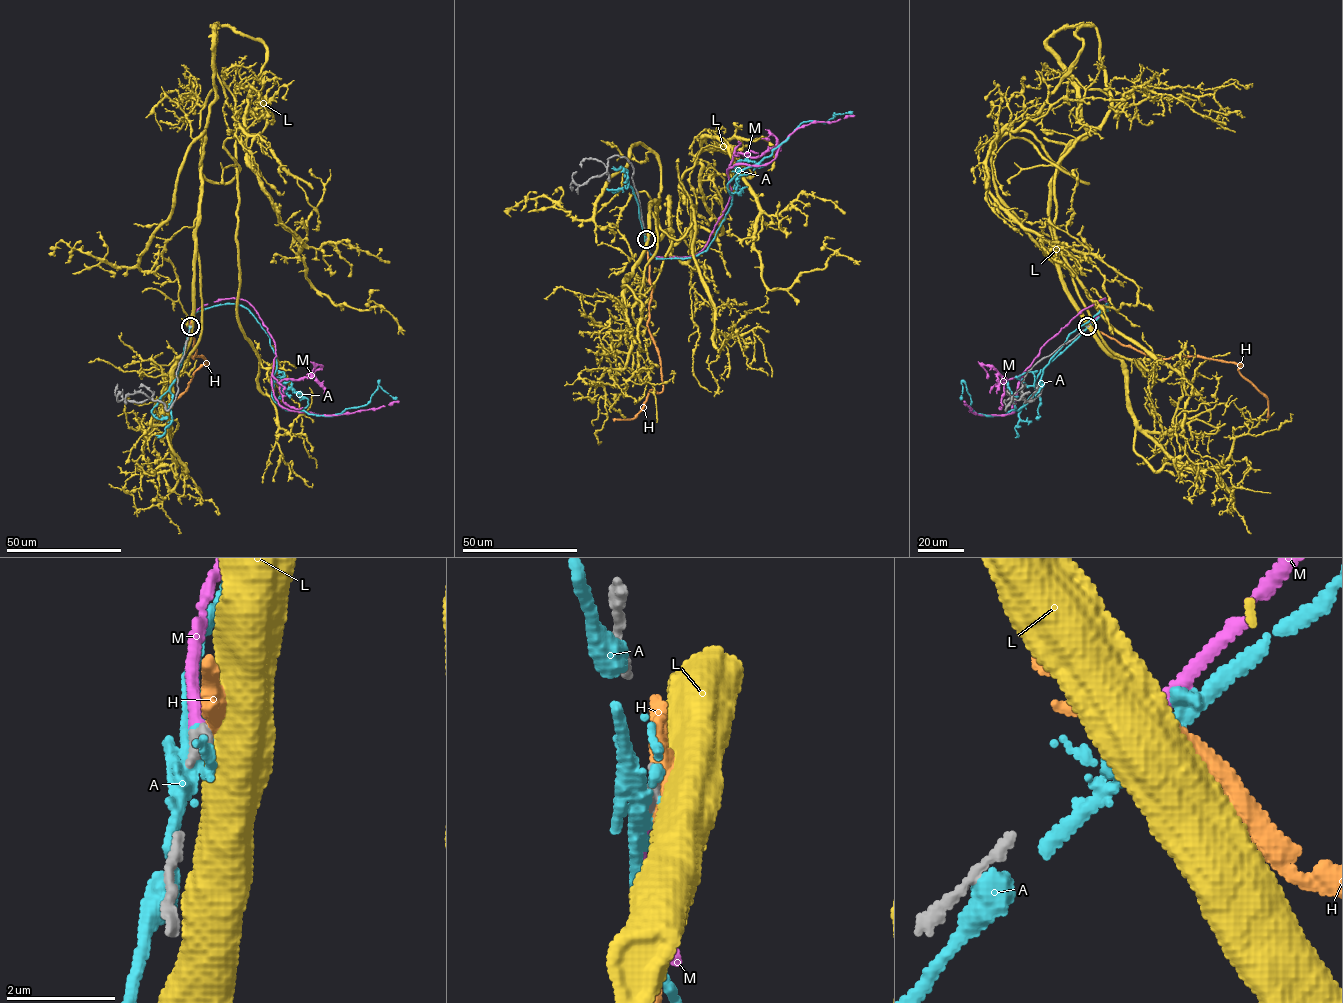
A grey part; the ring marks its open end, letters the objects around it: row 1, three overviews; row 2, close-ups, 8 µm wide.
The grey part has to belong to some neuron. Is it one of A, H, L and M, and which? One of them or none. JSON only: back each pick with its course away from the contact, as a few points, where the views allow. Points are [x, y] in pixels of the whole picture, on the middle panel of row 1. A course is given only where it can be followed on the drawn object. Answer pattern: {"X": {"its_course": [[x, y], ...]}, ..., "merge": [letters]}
{"merge": []}

